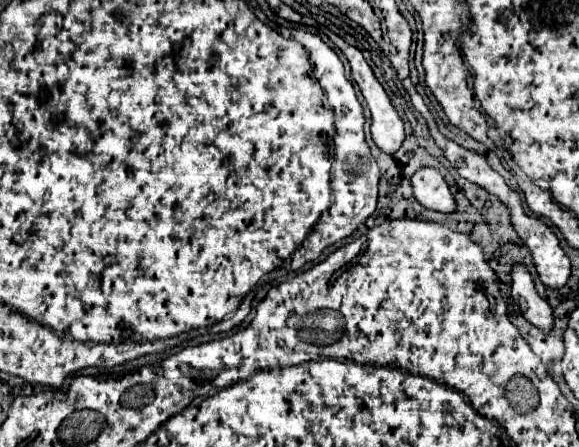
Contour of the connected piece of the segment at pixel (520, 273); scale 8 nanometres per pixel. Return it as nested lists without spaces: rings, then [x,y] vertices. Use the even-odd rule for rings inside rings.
[[[514,265],[512,271],[512,299],[520,307],[526,321],[538,327],[544,333],[550,333],[554,327],[552,307],[536,293],[534,281],[524,265]]]

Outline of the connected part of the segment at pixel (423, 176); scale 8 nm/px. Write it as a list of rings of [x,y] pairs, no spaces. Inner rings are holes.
[[[428,167],[420,169],[412,177],[412,187],[414,187],[414,197],[420,205],[424,205],[430,211],[440,211],[440,213],[454,213],[456,211],[456,201],[444,181],[444,177]]]

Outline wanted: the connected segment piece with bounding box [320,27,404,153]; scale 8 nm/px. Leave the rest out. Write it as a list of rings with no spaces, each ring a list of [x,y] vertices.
[[[320,27],[320,29],[322,29],[322,31],[330,37],[330,41],[346,55],[346,59],[348,59],[348,63],[350,63],[350,67],[352,67],[352,77],[354,77],[356,85],[360,87],[360,91],[362,91],[362,95],[364,95],[364,99],[366,99],[366,103],[368,103],[368,109],[370,109],[370,113],[372,113],[372,139],[374,139],[374,143],[378,145],[378,149],[380,149],[382,153],[396,153],[396,151],[400,149],[402,141],[404,141],[404,123],[402,123],[402,119],[398,117],[396,109],[392,107],[386,91],[384,91],[382,85],[376,81],[372,69],[368,67],[368,63],[364,61],[362,53],[360,53],[356,47],[348,45],[342,37],[334,35],[334,33],[328,31],[326,27]]]

